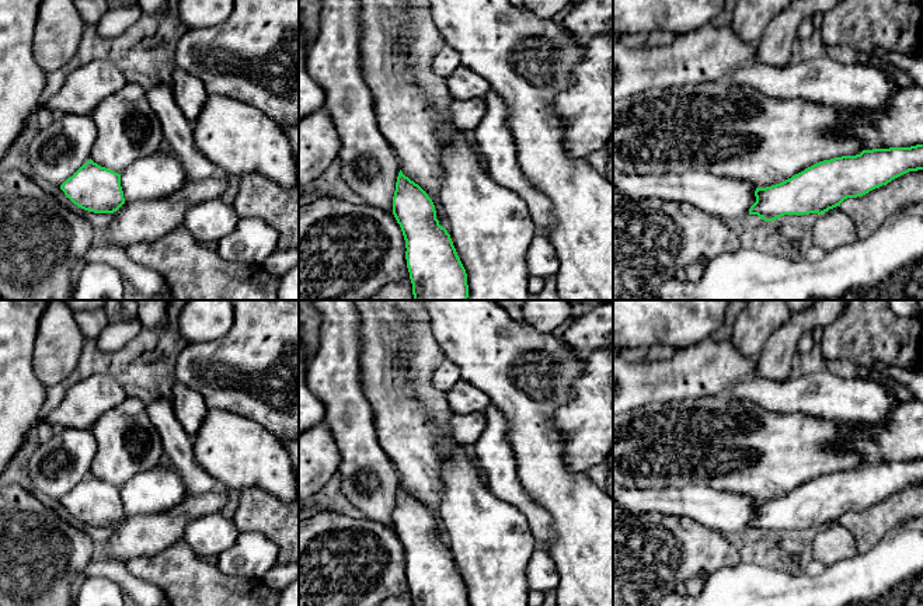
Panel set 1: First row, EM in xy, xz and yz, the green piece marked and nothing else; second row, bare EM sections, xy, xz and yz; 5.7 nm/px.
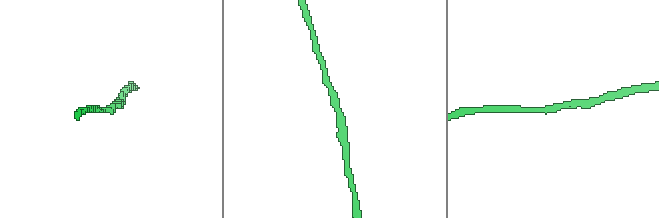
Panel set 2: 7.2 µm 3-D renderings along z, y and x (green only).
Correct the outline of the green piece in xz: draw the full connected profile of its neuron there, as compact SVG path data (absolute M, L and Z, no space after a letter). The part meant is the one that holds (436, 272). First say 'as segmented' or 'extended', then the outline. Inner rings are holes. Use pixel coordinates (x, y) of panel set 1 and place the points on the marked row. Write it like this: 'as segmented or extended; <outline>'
as segmented; M400 170L393 196L393 215L405 240L405 260L412 283L414 300L467 300L466 269L456 252L450 234L439 224L428 194Z

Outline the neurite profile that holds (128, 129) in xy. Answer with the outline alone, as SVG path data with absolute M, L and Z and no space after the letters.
M130 79L100 102L90 118L97 126L90 159L118 174L163 147L163 129L146 98L146 90Z

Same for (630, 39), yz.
M613 34L613 41L617 41L630 48L645 48L647 35L634 35L634 34Z

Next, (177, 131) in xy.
M156 83L146 91L146 98L157 115L163 139L168 149L182 164L189 181L213 177L219 170L194 143L194 123L191 123L177 105L170 83Z

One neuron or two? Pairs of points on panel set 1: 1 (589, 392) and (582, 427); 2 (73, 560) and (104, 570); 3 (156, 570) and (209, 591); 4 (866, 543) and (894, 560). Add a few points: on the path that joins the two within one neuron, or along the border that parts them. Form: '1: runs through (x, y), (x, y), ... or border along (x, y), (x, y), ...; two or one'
1: runs through (589, 400), (589, 418); one
2: border along (91, 560), (70, 591); two
3: runs through (169, 570), (177, 571), (197, 589); one
4: border along (898, 525), (870, 549), (859, 554); two

